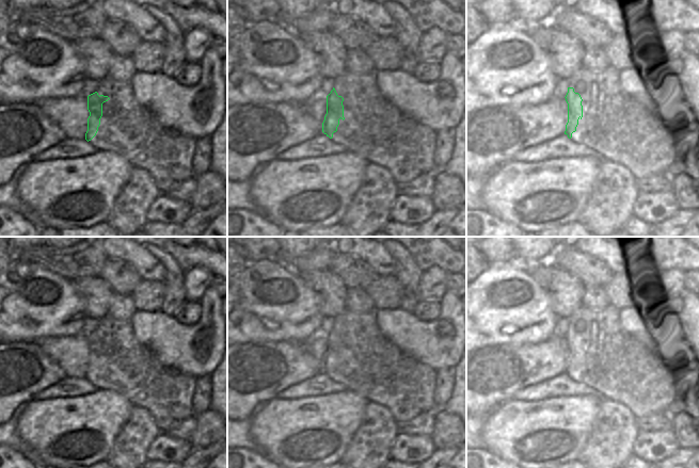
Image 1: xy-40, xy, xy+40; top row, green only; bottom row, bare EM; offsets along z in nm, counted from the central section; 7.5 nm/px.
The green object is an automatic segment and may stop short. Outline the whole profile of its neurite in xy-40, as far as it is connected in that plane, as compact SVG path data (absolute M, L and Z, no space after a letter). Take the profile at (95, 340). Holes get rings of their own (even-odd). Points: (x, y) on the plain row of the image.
M97 330L88 335L88 349L90 351L88 357L88 370L85 372L85 378L88 381L96 374L102 355L102 342L109 338L108 335L99 335Z

